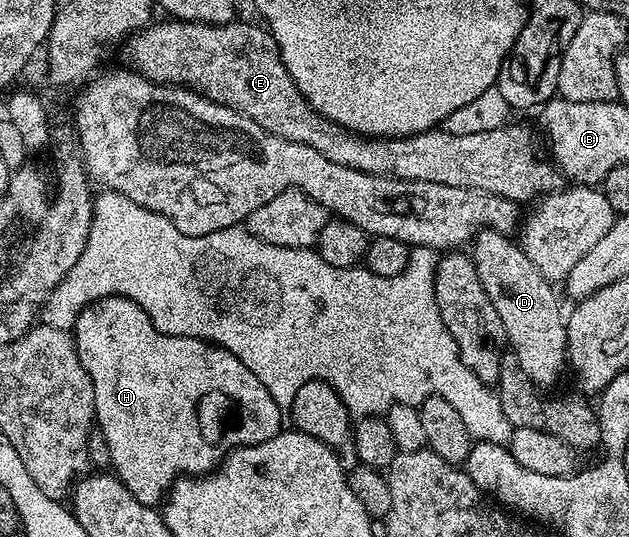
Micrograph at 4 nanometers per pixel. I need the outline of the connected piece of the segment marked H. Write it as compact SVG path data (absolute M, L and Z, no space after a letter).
M102 297L100 301L93 301L86 305L75 318L73 340L75 353L91 377L95 421L98 429L105 435L105 443L109 447L111 456L111 469L114 476L123 481L125 487L129 487L129 491L133 491L133 495L137 495L137 499L141 499L141 503L152 507L158 506L164 500L165 494L174 483L175 478L210 473L231 450L240 449L243 445L265 443L265 439L273 439L273 435L280 432L281 410L277 407L277 403L273 403L273 395L269 395L269 391L265 391L265 383L261 383L261 379L257 379L257 375L253 375L253 371L249 371L245 367L245 363L241 363L241 359L234 357L220 345L203 341L200 337L178 337L161 332L152 325L143 308L127 297Z

